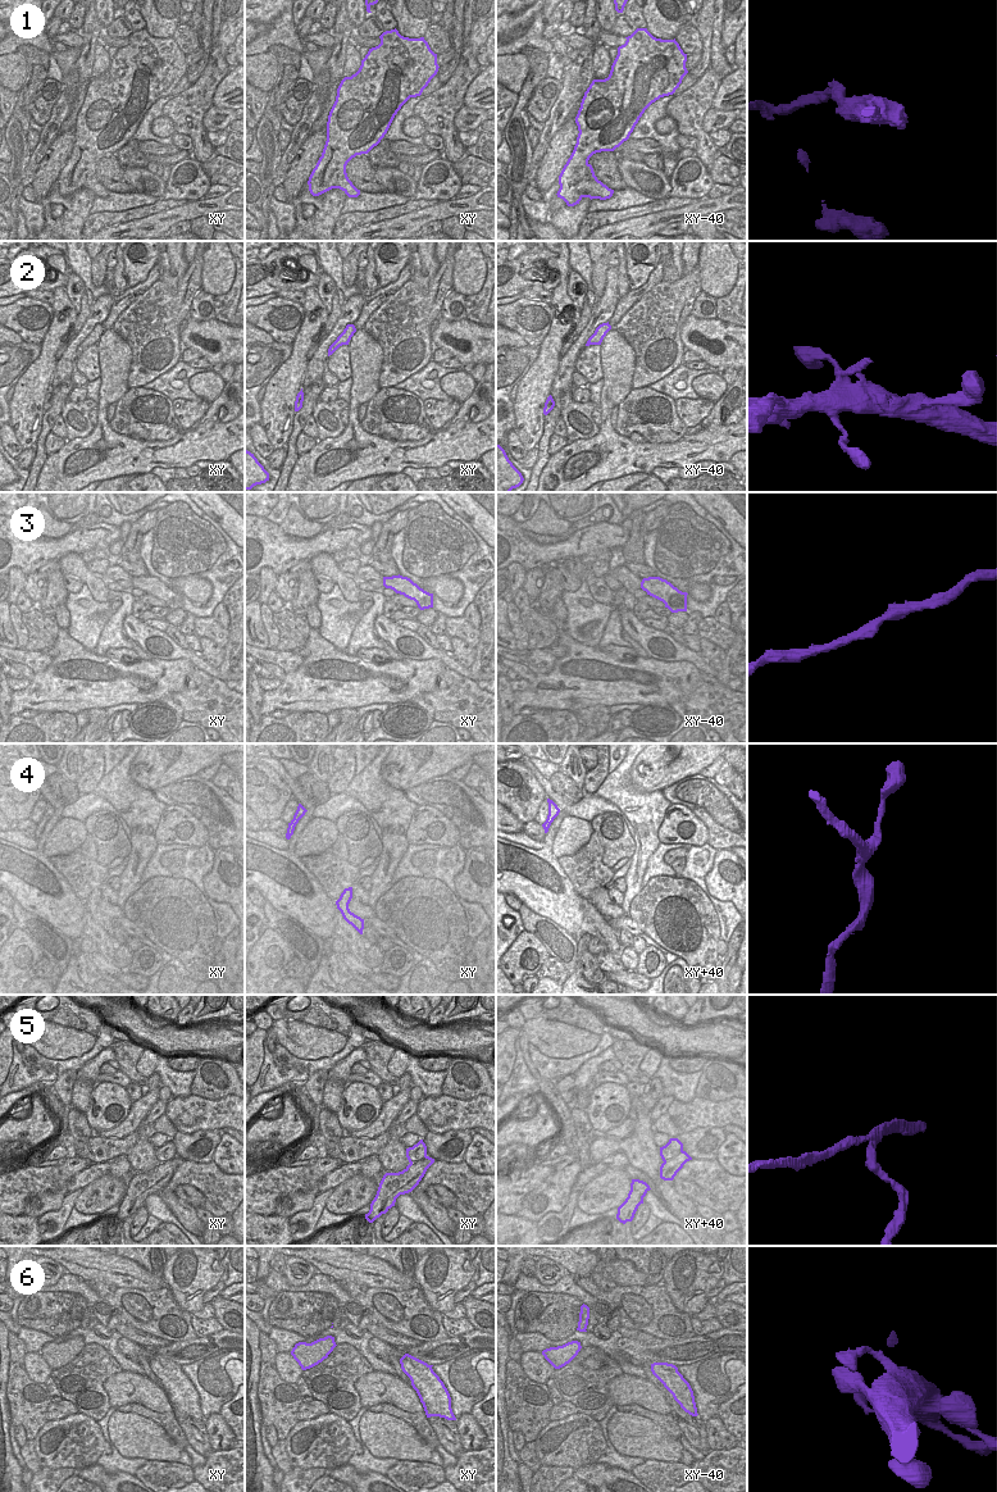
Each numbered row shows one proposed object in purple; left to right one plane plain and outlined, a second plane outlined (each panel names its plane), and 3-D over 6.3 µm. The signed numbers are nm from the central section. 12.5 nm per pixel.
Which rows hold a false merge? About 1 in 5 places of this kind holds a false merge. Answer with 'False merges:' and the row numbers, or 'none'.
False merges: 5

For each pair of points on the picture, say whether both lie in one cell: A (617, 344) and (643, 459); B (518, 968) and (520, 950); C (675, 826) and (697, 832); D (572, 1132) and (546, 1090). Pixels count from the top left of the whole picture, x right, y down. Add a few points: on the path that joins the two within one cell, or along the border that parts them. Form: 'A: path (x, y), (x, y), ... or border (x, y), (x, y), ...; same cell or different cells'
A: path (617, 374), (606, 405), (606, 431), (613, 437); same cell
B: path (518, 964), (520, 954); same cell
C: path (682, 820), (691, 820), (695, 826); same cell
D: path (572, 1122), (554, 1100); same cell

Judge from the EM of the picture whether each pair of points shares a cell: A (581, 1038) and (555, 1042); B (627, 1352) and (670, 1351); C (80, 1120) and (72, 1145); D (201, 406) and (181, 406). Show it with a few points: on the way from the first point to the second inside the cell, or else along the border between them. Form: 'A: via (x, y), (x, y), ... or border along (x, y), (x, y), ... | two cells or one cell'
A: via (574, 1041), (561, 1041) | one cell
B: via (637, 1352), (660, 1351) | one cell
C: via (77, 1127), (76, 1138) | one cell
D: via (196, 406), (186, 406) | one cell

